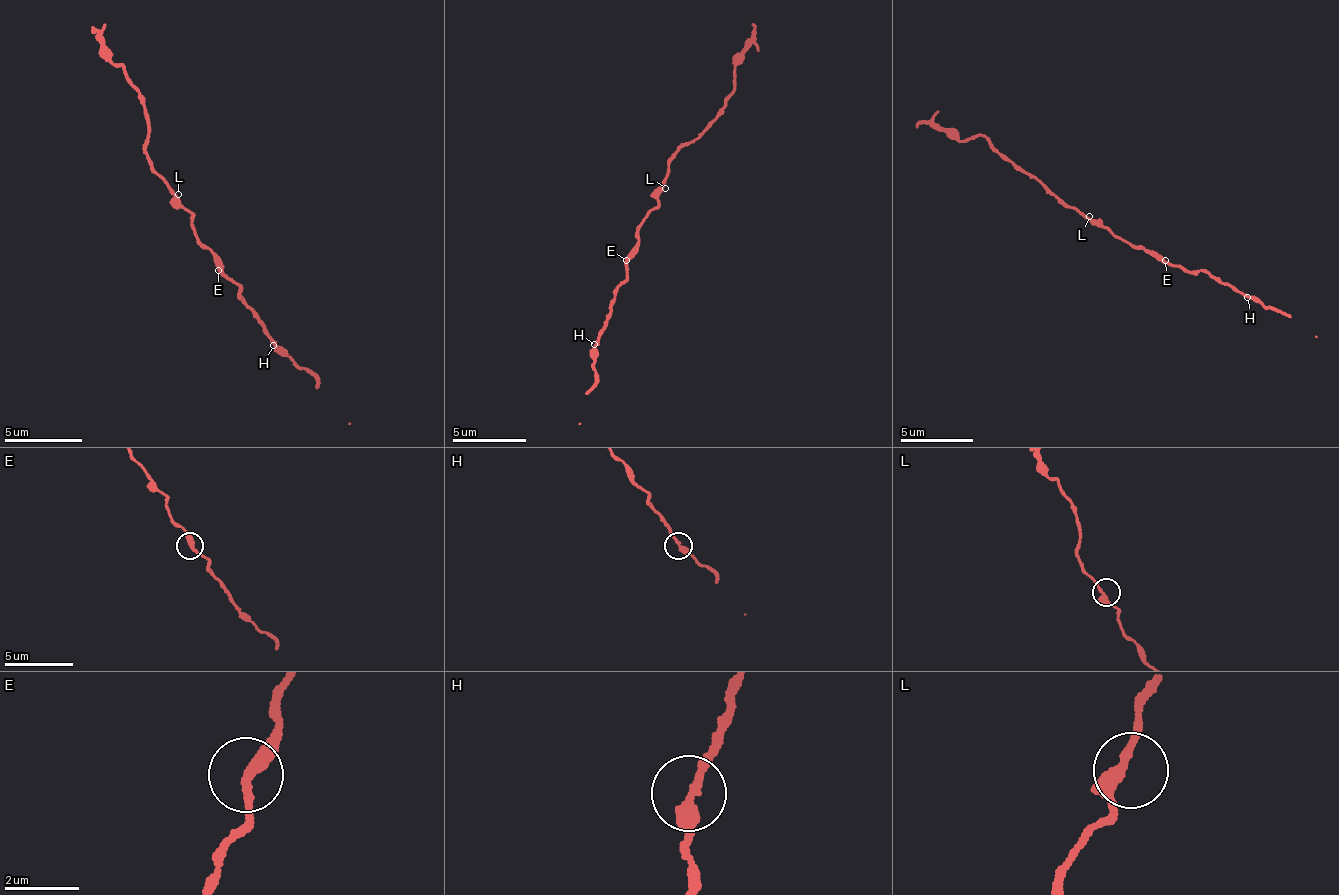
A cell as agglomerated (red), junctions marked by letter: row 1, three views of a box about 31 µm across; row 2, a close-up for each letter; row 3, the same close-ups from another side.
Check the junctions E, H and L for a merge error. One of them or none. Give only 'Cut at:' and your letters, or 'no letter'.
Cut at: no letter

